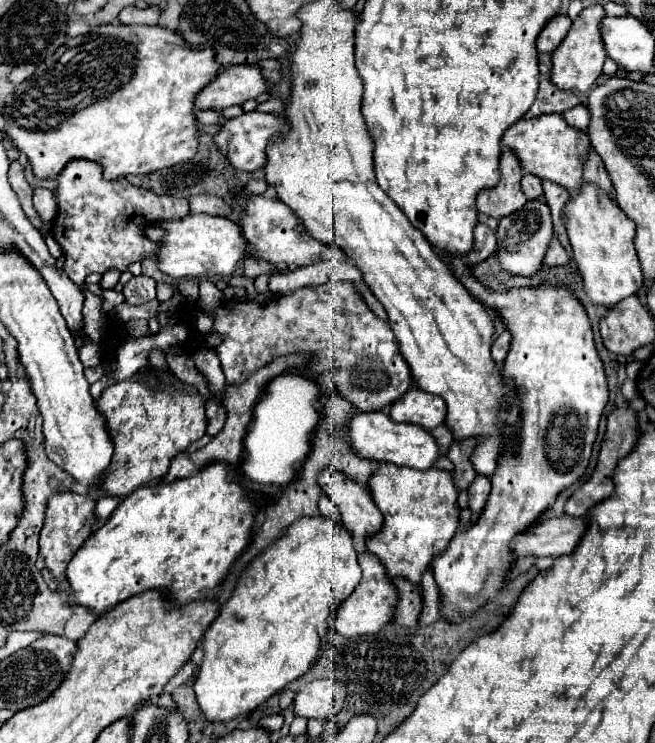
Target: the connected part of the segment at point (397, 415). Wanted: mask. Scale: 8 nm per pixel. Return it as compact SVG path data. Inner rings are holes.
M413 386L391 406L389 418L393 422L409 422L425 430L433 430L445 422L445 412L447 406L439 396Z

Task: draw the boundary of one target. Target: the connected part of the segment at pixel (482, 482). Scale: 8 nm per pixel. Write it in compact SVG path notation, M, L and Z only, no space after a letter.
M477 476L473 486L469 486L467 494L469 494L469 510L471 512L481 512L485 502L487 502L487 496L491 492L491 482L487 476Z

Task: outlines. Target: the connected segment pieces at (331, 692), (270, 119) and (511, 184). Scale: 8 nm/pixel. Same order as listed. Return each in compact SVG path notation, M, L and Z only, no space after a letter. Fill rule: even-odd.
M313 680L297 692L293 700L293 712L295 716L303 716L307 720L329 720L335 716L333 696L345 696L345 684L331 680Z
M245 112L237 118L225 120L221 124L221 130L213 136L215 144L219 146L221 154L227 156L233 168L245 170L245 172L255 172L265 166L265 146L271 136L283 134L287 130L287 122L279 116L273 114L263 114L263 112Z
M505 150L501 154L501 180L495 188L483 190L477 196L477 210L497 220L509 216L511 212L521 210L527 202L519 184L521 176L523 176L523 168L517 162L517 156Z

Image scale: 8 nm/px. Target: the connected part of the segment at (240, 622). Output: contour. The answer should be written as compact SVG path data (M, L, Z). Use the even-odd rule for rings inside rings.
M323 514L321 516L305 516L305 518L295 520L283 532L281 538L277 538L269 548L265 548L257 558L251 560L251 564L241 574L231 598L223 604L223 608L219 610L219 616L215 618L215 622L209 626L209 630L205 634L205 640L201 644L203 646L203 662L199 666L199 676L197 676L197 682L195 682L195 694L197 694L197 702L199 702L199 708L201 708L203 716L213 720L213 722L227 722L227 720L231 720L239 714L255 710L267 698L271 698L273 694L283 690L289 682L303 676L313 666L313 662L317 660L321 646L325 646L329 642L329 636L327 636L329 634L329 616L333 614L335 606L339 606L339 602L343 602L357 588L359 580L361 580L361 568L357 564L357 552L353 548L353 536L341 522L335 522L335 520L331 520Z

